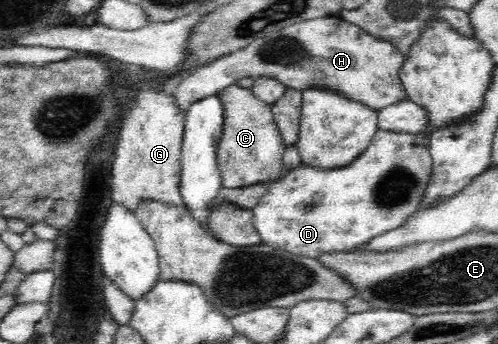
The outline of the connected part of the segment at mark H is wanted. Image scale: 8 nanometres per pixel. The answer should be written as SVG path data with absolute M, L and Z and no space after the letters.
M341 16L313 18L270 33L186 74L173 93L181 110L187 111L194 102L247 77L273 77L301 92L309 87L325 87L375 110L408 99L400 79L403 53L391 42L374 38Z

